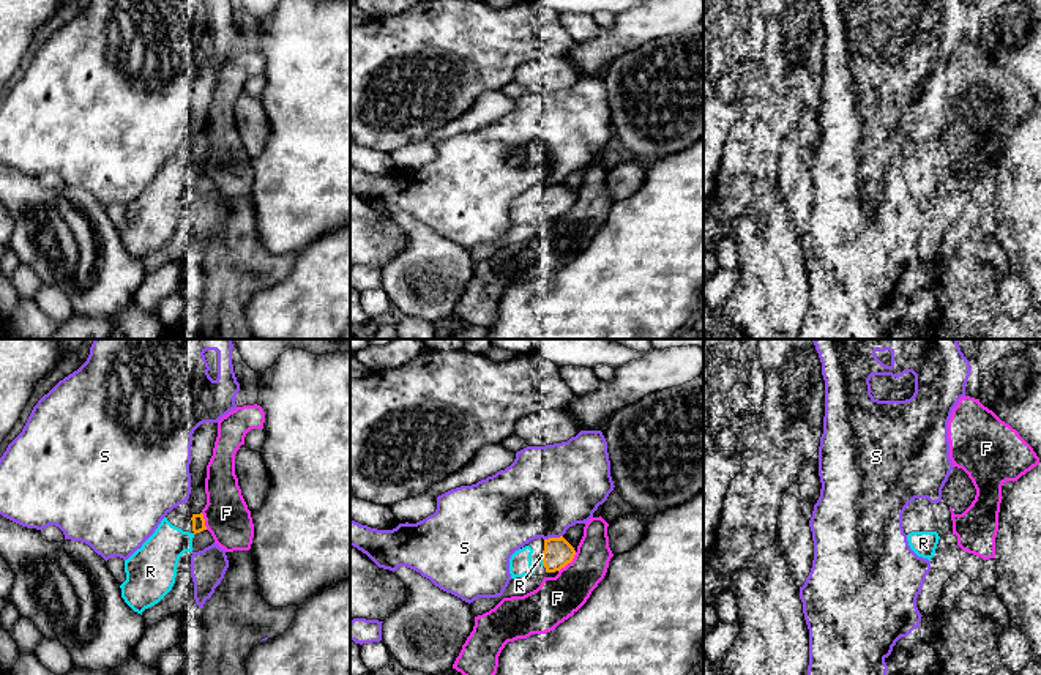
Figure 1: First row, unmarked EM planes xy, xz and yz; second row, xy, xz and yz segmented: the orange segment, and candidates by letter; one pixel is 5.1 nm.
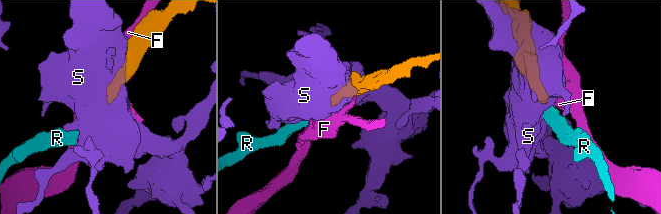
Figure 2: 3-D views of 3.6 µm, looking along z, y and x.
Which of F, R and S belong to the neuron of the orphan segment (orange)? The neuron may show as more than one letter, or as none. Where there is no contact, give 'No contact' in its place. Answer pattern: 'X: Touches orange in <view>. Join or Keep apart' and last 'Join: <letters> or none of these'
F: Touches orange in xz. Keep apart
R: Touches orange in xz. Join
S: Touches orange in xz. Keep apart
Join: R

